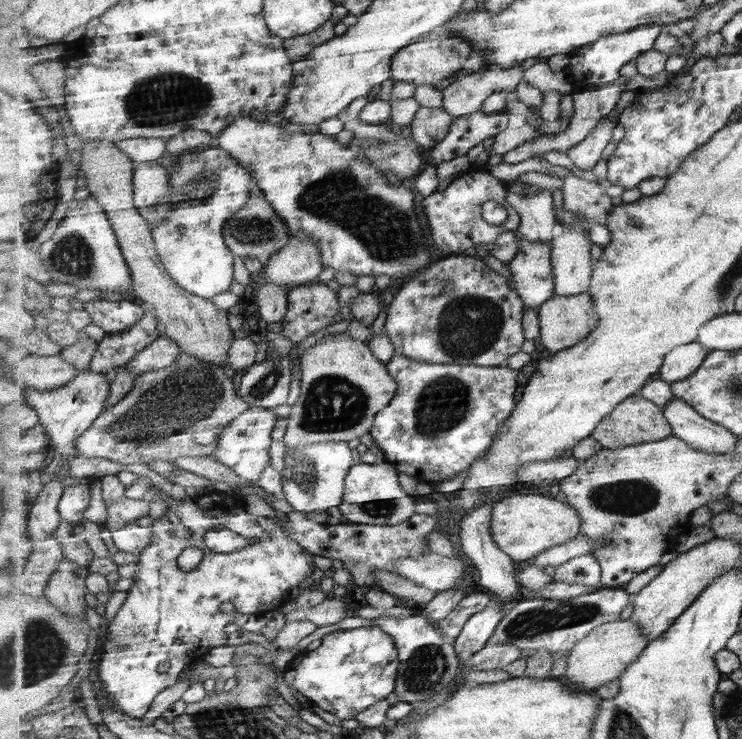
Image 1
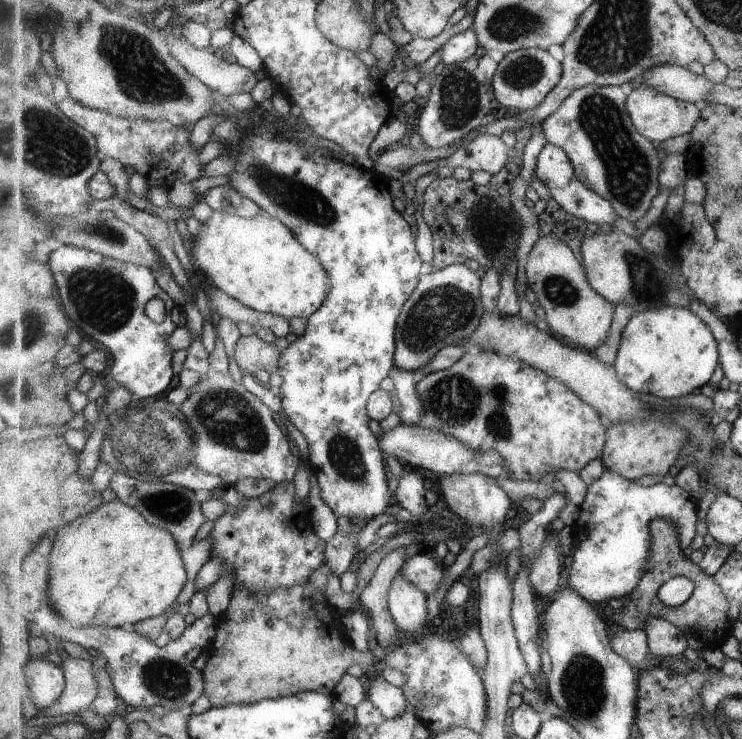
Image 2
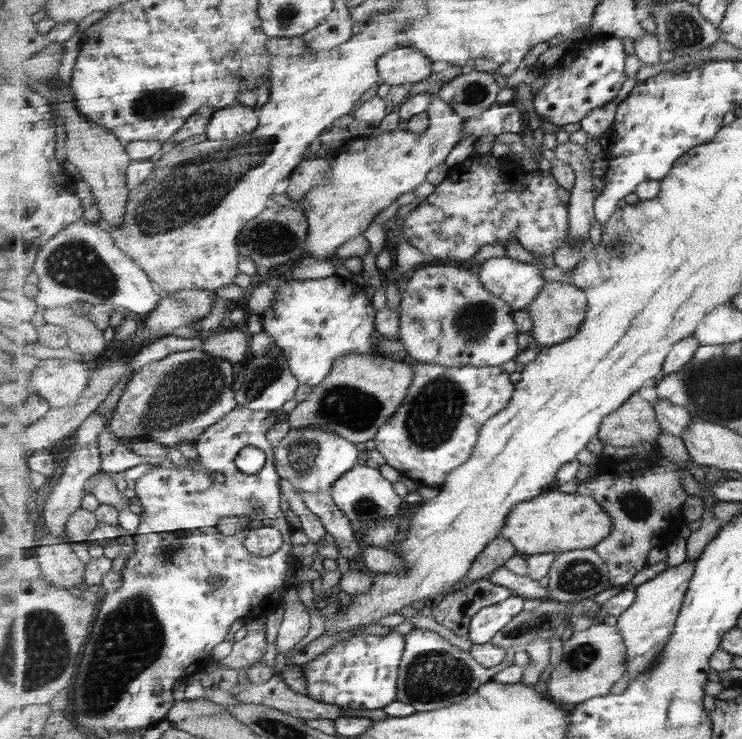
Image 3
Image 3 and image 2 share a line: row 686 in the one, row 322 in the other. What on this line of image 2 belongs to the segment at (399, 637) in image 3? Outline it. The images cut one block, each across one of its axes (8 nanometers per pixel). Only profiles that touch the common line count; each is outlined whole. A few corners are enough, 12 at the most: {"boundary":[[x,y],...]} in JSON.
{"boundary":[[249,111],[228,180],[330,276],[280,356],[321,498],[393,506],[367,399],[425,272],[389,179]]}

